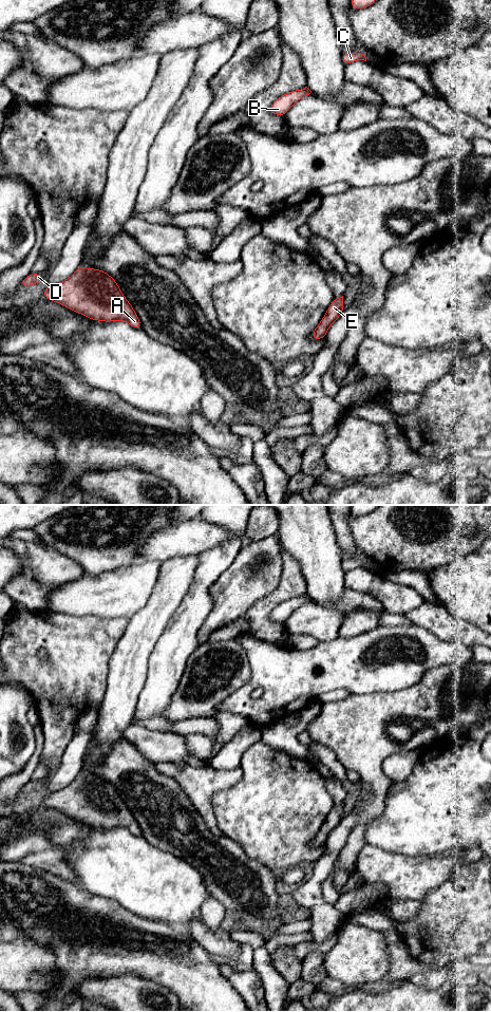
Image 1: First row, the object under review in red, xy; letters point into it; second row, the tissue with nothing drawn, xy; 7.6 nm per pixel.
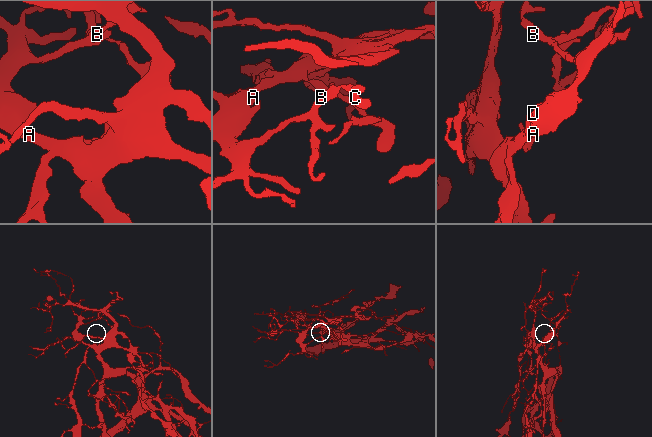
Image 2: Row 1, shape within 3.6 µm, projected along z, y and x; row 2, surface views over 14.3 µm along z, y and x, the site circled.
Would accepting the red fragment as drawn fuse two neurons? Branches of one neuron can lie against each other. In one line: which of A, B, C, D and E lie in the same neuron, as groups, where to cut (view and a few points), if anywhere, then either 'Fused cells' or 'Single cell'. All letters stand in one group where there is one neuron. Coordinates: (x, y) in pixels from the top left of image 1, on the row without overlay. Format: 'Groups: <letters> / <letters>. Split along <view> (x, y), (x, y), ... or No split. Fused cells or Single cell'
Groups: A B C D E. No split. Single cell

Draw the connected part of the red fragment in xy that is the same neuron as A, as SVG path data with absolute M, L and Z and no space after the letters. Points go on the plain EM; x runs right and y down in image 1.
M80 771L69 786L45 794L43 803L89 826L122 827L134 836L141 836L138 823L116 788L98 775L87 776Z

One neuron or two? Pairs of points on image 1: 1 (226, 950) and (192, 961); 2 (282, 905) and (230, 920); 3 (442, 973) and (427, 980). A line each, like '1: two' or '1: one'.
1: two
2: two
3: one

